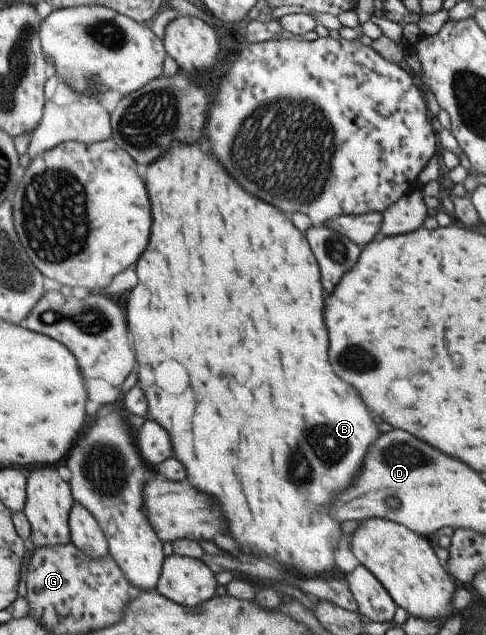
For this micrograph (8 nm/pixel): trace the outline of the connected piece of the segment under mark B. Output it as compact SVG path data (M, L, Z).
M172 141L168 151L146 167L144 185L150 199L152 227L148 247L138 257L134 267L138 285L128 293L130 299L126 297L126 323L136 345L138 385L144 389L148 415L170 433L172 455L186 467L190 485L214 495L220 501L222 513L228 521L228 533L240 545L240 549L250 553L264 553L302 573L322 573L334 567L332 547L340 537L338 525L326 513L330 493L334 495L346 489L354 473L360 469L362 457L378 435L378 429L358 393L330 371L326 359L328 339L322 319L322 287L318 285L316 259L304 235L282 211L256 199L254 195L250 197L250 193L246 193L208 151L202 151L198 143L184 145L180 141Z

